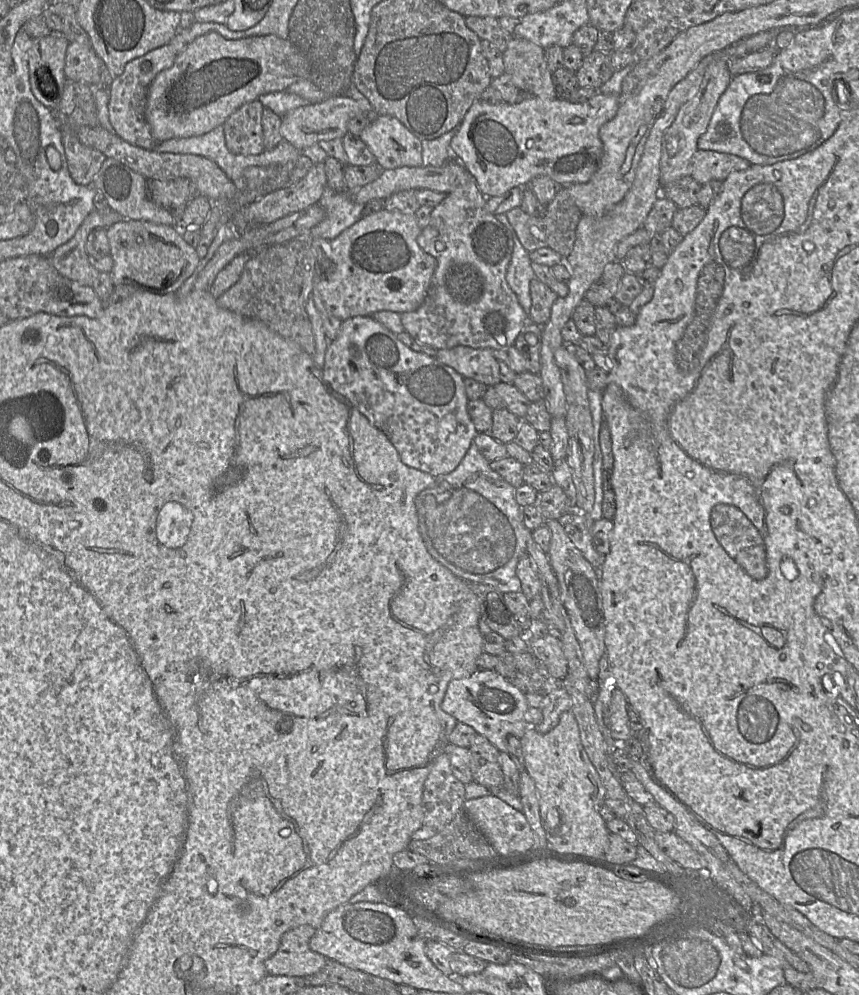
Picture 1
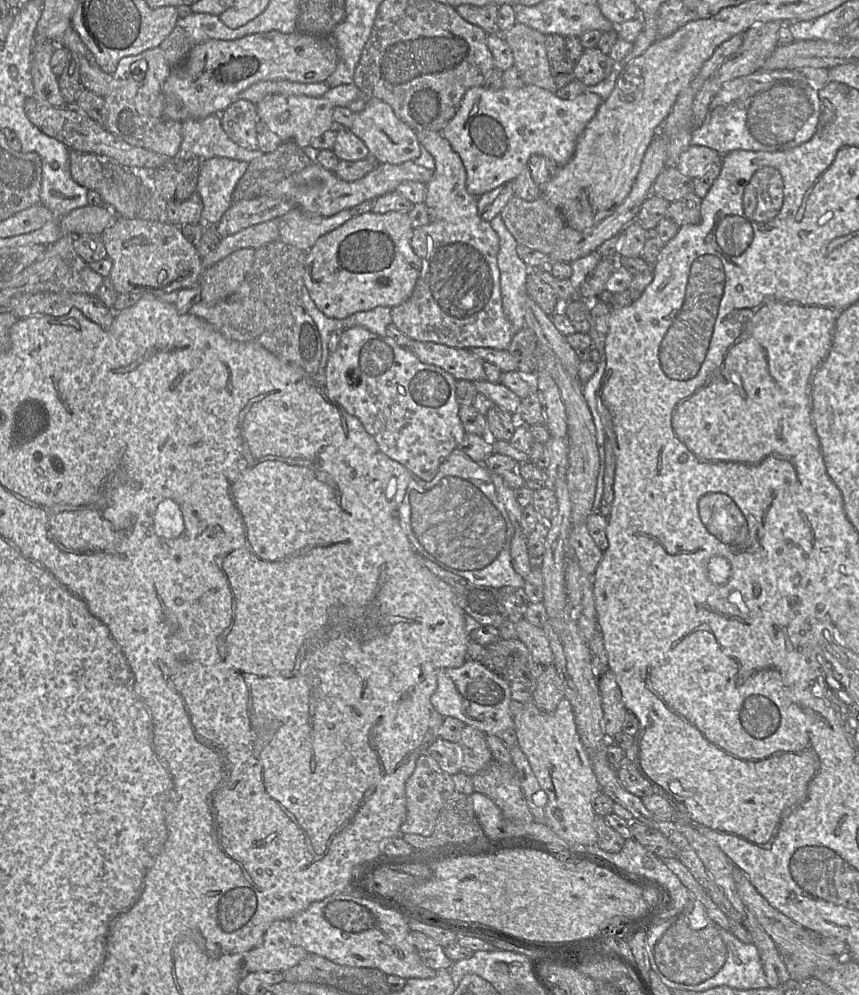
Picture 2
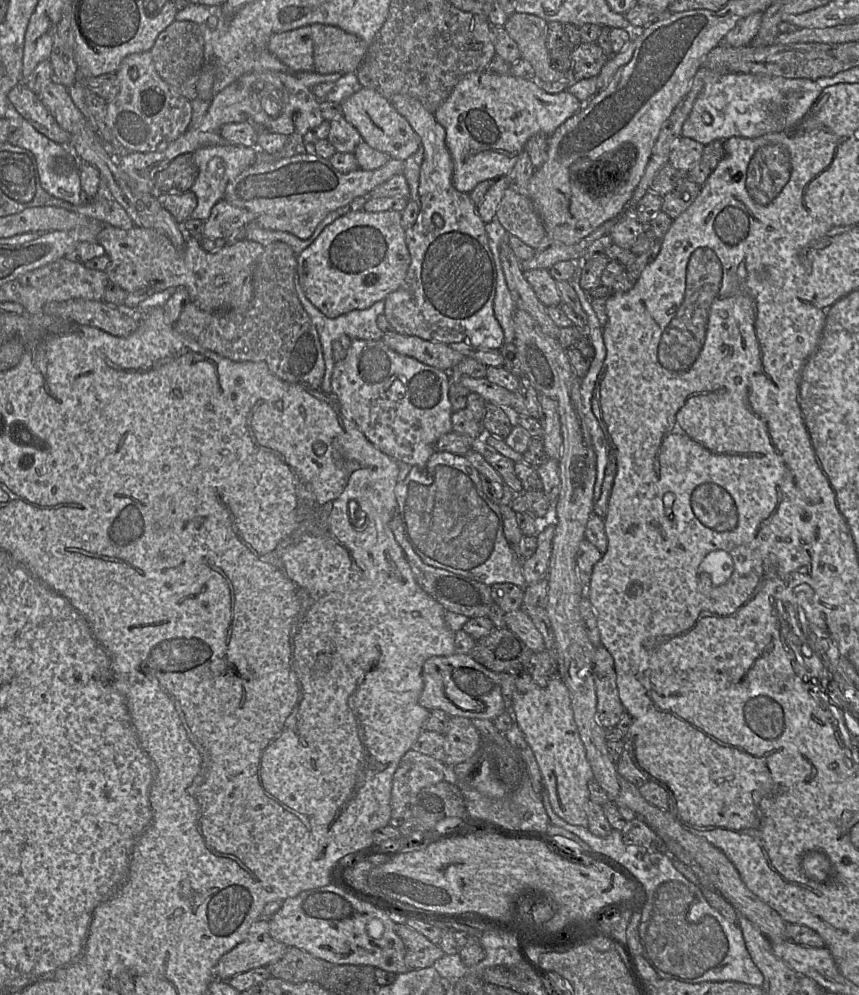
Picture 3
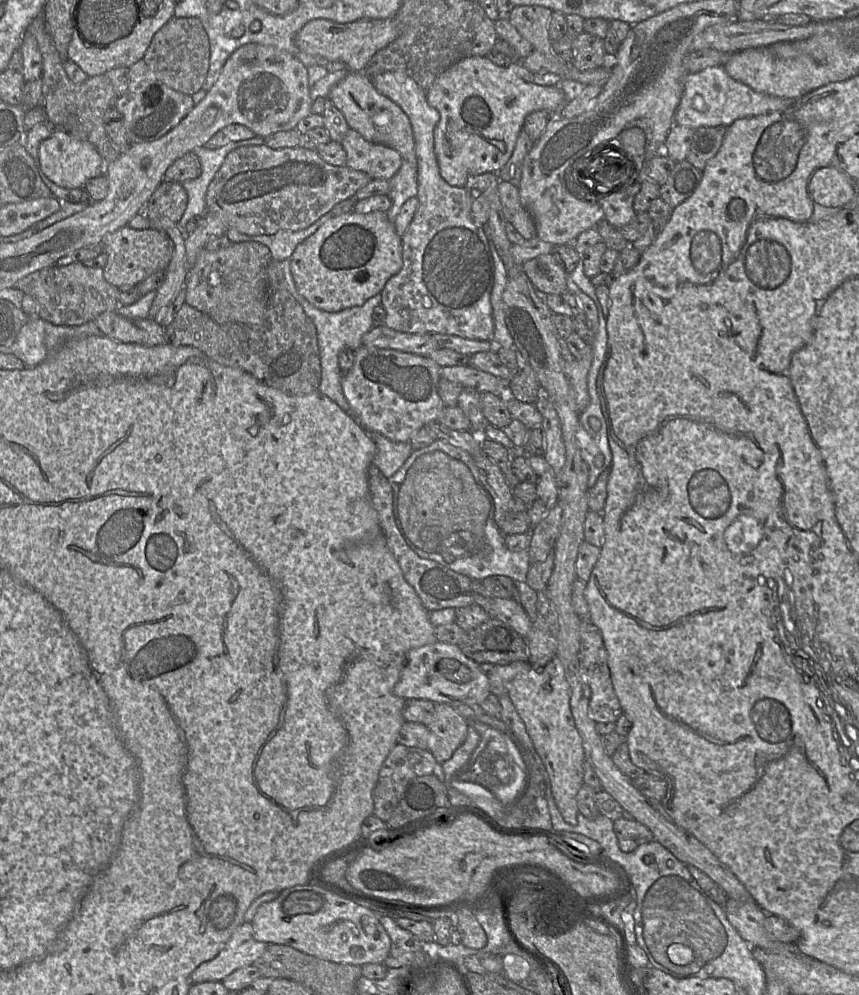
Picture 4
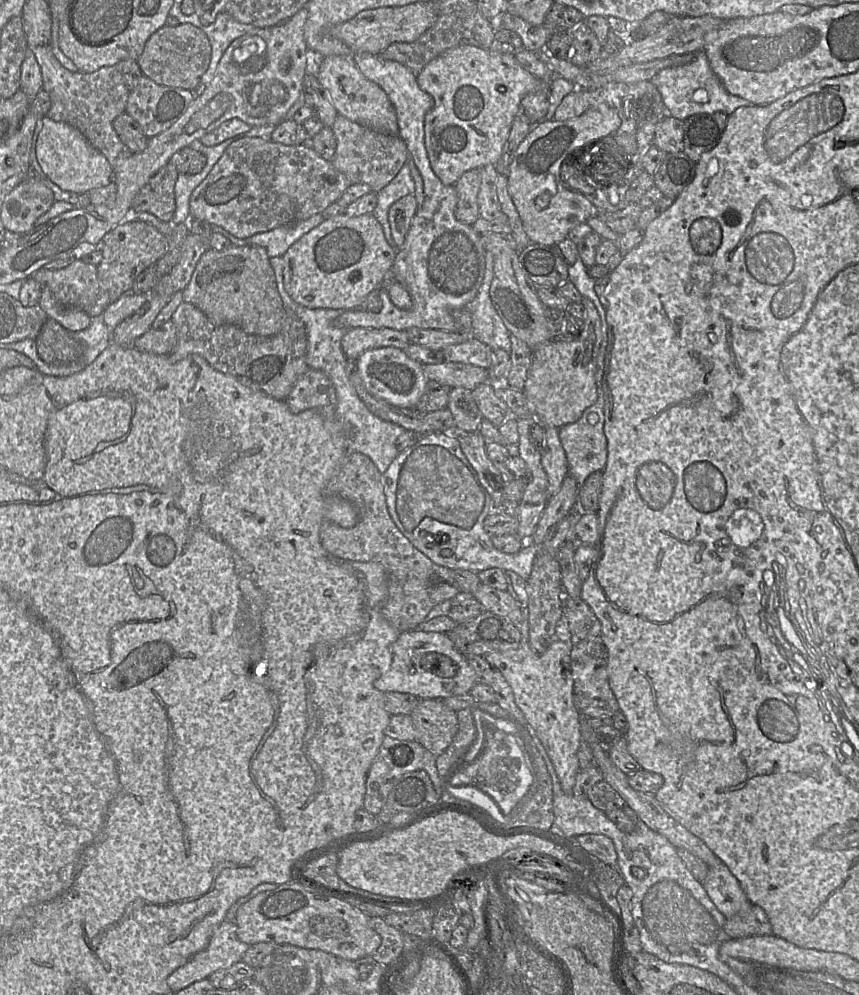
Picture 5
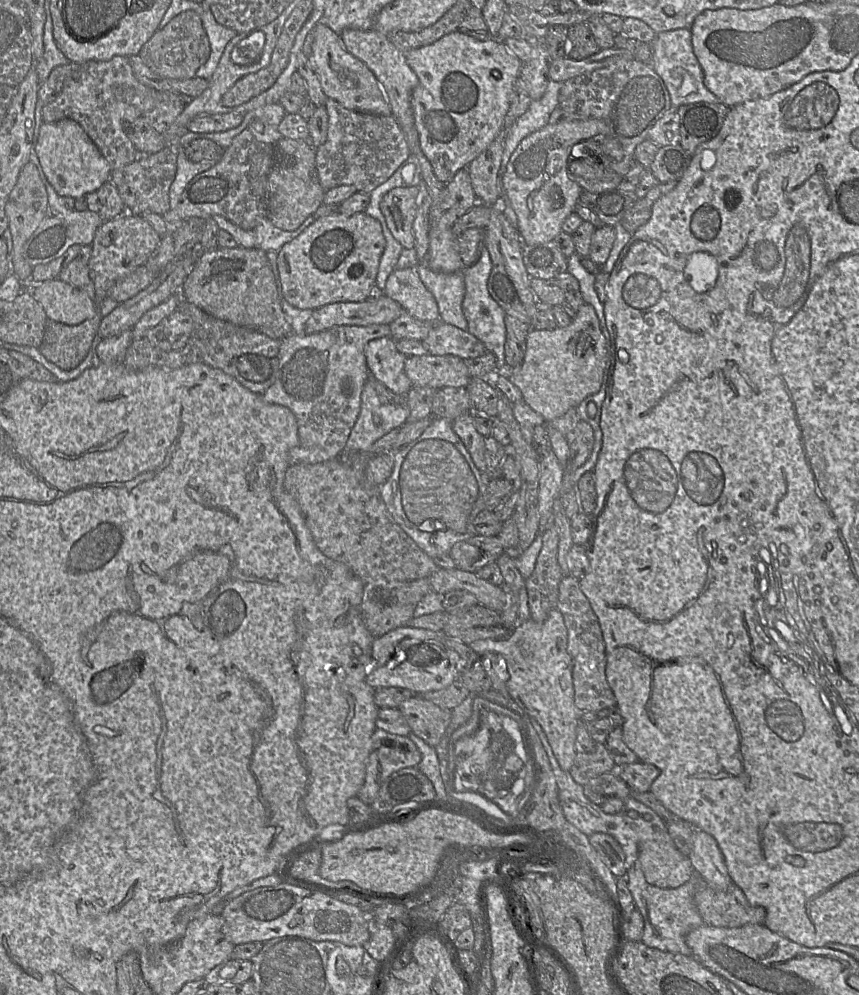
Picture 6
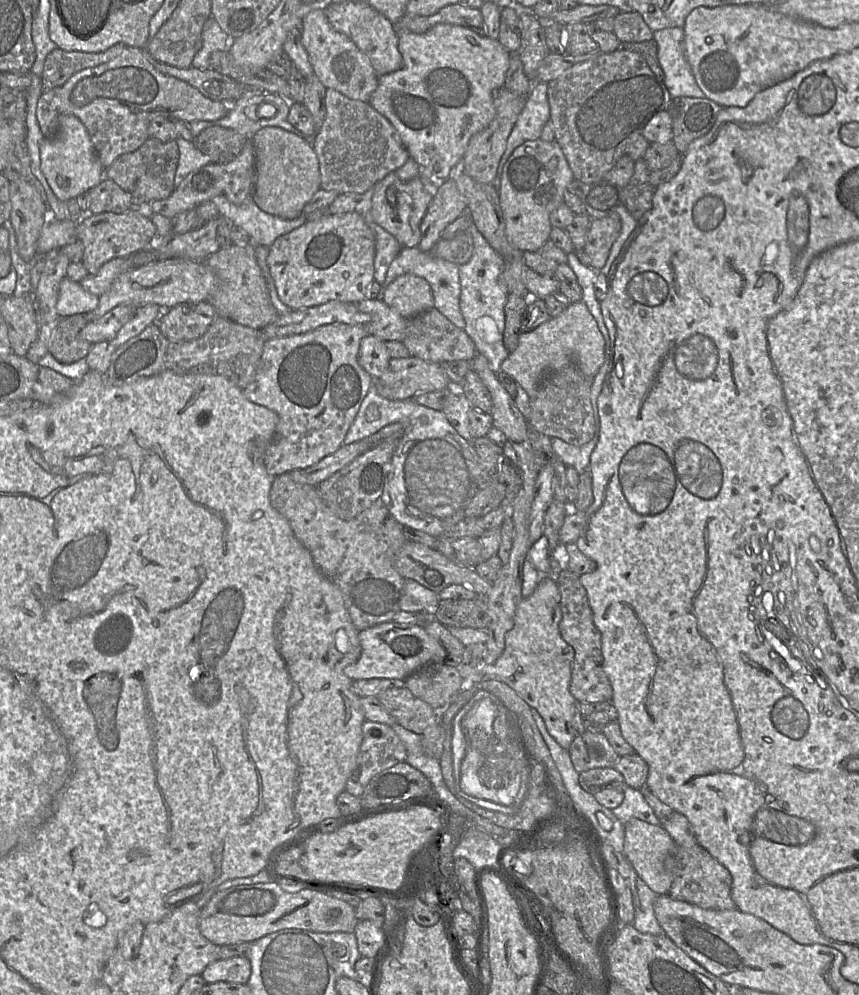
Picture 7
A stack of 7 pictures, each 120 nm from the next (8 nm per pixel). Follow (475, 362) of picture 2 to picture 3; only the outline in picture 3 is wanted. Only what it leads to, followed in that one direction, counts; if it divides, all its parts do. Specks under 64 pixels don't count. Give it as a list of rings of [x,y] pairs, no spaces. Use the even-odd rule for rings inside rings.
[[[396,331],[384,333],[382,341],[400,354],[414,357],[424,364],[449,373],[465,357],[448,344],[425,340],[418,336],[403,335]]]

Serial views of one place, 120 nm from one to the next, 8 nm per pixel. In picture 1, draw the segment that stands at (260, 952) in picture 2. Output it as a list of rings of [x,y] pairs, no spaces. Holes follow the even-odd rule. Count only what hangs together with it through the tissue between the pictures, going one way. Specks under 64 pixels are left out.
[[[310,925],[287,931],[276,953],[265,961],[267,974],[309,977],[319,972],[330,959],[310,949],[309,943],[315,932],[316,929]]]

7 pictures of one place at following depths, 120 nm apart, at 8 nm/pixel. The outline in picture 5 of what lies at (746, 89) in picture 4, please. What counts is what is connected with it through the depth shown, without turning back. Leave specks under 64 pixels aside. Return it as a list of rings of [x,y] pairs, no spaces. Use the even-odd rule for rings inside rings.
[[[703,51],[696,52],[695,58],[685,65],[662,69],[651,81],[661,93],[667,115],[682,121],[695,114],[723,112],[729,116],[739,107],[753,105],[748,100],[732,95],[725,89],[712,71]]]

